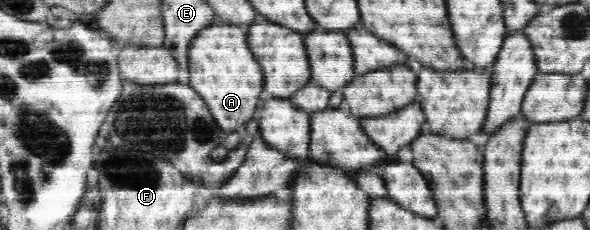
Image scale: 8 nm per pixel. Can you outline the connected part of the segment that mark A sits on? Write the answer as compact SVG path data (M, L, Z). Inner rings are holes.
M233 24L205 27L189 47L188 69L189 85L205 100L225 135L235 132L239 125L253 117L265 76L259 60L249 48L246 27Z

